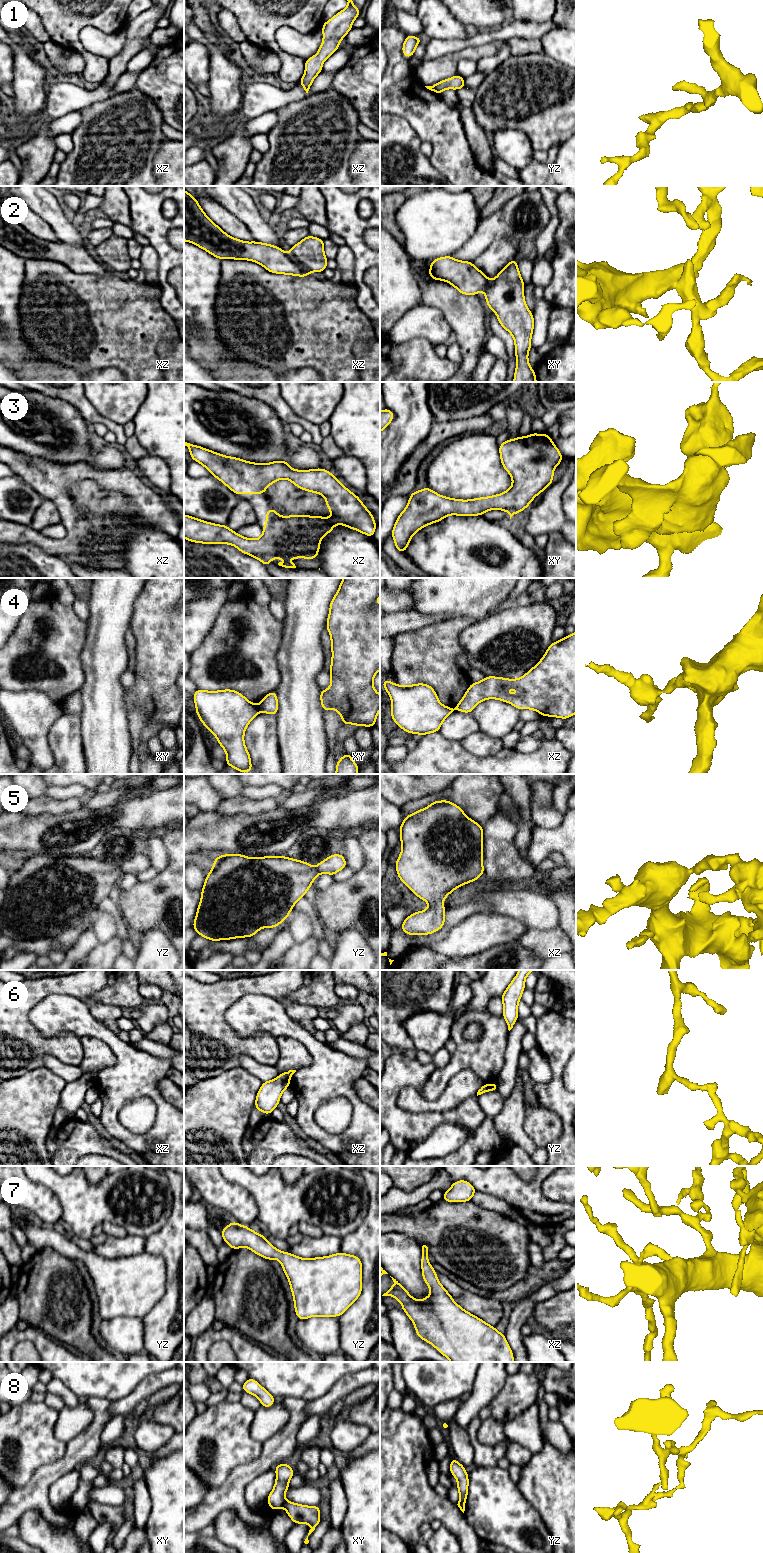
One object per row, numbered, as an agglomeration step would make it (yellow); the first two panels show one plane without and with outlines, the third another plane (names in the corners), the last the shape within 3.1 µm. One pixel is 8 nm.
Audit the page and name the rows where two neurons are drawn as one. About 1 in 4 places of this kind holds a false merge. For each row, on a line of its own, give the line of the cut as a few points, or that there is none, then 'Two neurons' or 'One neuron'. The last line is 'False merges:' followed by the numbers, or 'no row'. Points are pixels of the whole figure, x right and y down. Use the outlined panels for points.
1: No split. One neuron
2: No split. One neuron
3: No split. One neuron
4: Split along xy (258, 706), (259, 710). Two neurons
5: No split. One neuron
6: No split. One neuron
7: No split. One neuron
8: Split along xy (286, 1501), (282, 1506). Two neurons
False merges: 4, 8

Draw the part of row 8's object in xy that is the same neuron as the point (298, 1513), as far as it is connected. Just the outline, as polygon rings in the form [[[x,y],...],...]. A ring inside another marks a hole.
[[[286,1501],[283,1504],[287,1514],[293,1521],[294,1525],[299,1523],[307,1523],[311,1526],[308,1536],[315,1530],[317,1525],[321,1522],[320,1519],[320,1506],[306,1506],[290,1501]],[[308,1536],[305,1539],[304,1543],[308,1544]]]

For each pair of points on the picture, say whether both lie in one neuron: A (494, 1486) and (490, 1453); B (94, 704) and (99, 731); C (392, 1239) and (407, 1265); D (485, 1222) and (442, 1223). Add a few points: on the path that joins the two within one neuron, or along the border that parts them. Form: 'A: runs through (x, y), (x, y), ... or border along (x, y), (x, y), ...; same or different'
A: border along (496, 1465), (491, 1467), (475, 1467); different
B: runs through (99, 711), (99, 724); same
C: runs through (392, 1245), (392, 1248), (401, 1259); same
D: runs through (474, 1223), (453, 1223); same

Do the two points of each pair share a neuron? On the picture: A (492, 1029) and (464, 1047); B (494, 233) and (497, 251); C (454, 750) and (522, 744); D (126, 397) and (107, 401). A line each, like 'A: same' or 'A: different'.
A: same
B: different
C: different
D: same

